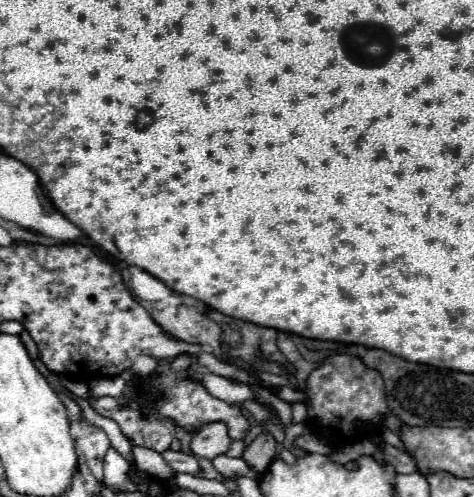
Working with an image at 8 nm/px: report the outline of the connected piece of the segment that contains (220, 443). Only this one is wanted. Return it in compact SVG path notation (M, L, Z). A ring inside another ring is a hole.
M222 422L206 424L194 434L190 448L196 456L204 456L210 460L220 454L226 454L230 450L230 436L226 426Z

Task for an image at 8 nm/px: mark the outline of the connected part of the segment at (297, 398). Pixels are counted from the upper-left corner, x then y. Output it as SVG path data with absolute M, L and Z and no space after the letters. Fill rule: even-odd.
M282 386L276 390L276 394L288 402L288 404L294 404L294 402L308 402L308 398L300 392L300 390L294 390L294 388L288 388L288 386Z

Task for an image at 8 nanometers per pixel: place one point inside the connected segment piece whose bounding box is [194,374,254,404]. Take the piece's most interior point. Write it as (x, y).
(234, 392)

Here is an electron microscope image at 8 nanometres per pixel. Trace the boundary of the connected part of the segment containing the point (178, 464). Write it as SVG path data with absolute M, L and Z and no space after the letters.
M166 450L164 454L166 464L176 470L176 472L186 472L186 474L198 474L200 472L200 464L196 460L194 454L184 454L184 452L174 452L174 450Z

